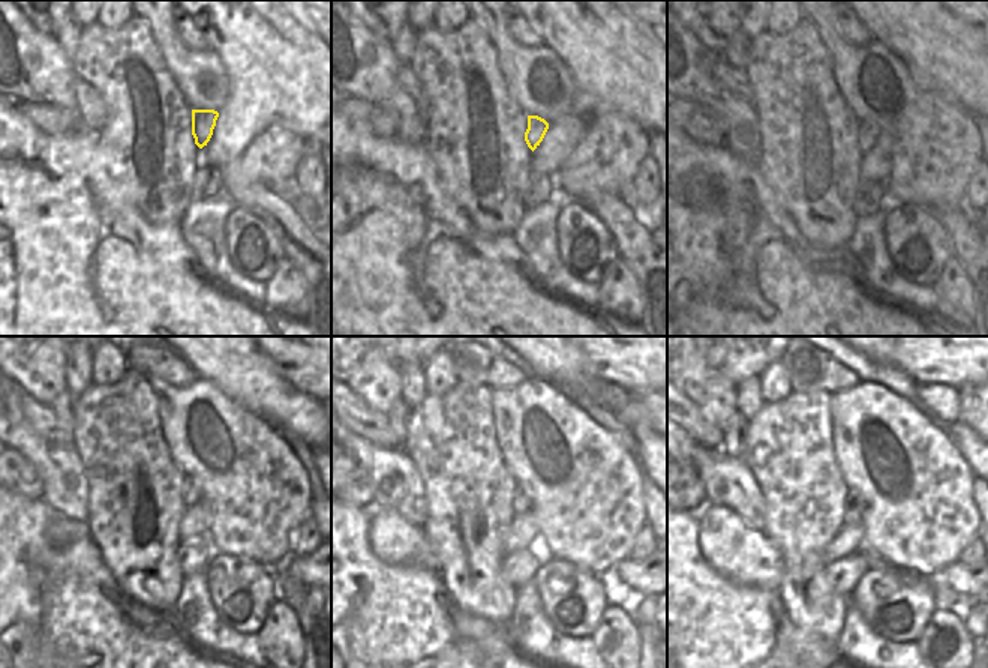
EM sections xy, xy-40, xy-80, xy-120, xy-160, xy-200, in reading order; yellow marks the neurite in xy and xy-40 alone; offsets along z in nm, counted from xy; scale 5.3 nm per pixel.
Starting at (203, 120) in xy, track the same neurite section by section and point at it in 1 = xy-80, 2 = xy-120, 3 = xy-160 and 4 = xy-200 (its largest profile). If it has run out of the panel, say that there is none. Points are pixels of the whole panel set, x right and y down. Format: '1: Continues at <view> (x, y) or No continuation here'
1: Continues at xy-80 (867, 134)
2: Continues at xy-120 (192, 496)
3: Continues at xy-160 (520, 502)
4: Continues at xy-200 (853, 503).

